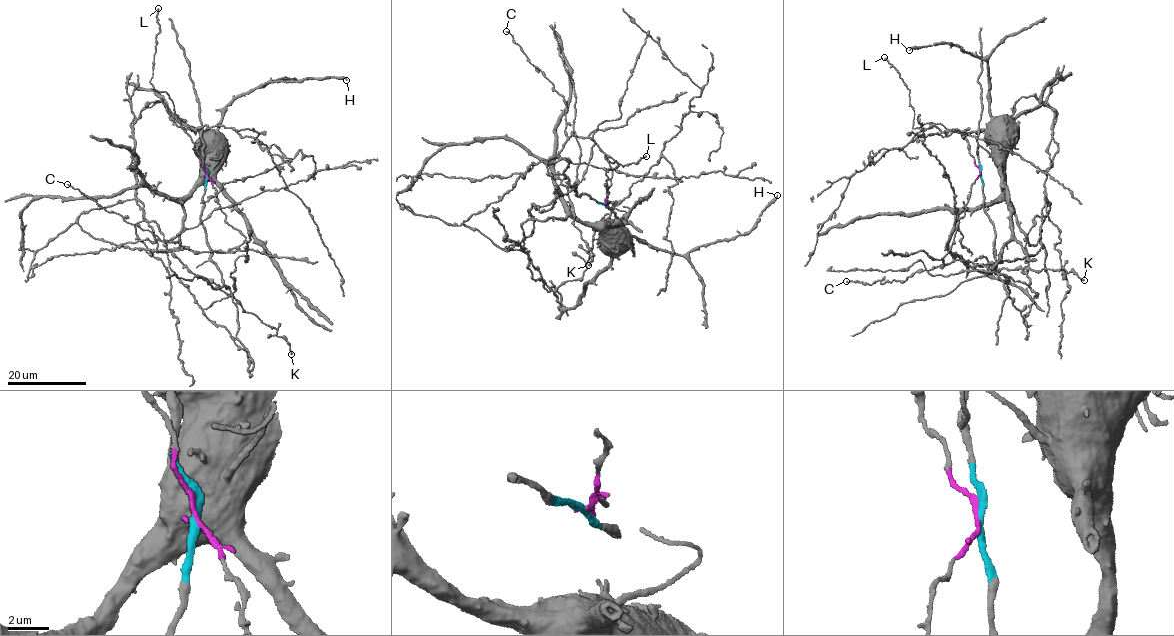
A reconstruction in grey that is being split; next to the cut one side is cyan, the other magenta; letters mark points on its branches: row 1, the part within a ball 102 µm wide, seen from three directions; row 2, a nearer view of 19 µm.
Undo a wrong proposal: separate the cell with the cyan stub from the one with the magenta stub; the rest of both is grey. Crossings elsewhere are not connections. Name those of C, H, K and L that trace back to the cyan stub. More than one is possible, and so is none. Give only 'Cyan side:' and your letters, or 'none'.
Cyan side: none

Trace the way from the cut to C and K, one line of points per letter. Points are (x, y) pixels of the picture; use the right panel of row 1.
C: (980, 171), (942, 259), (944, 265), (911, 273), (903, 281), (883, 284), (877, 280), (869, 285), (846, 281)
K: (980, 171), (942, 259), (945, 265), (959, 260), (991, 270), (1062, 268), (1084, 280)

